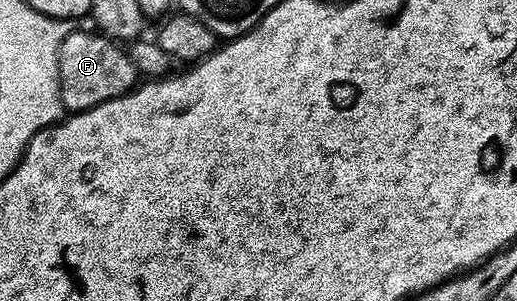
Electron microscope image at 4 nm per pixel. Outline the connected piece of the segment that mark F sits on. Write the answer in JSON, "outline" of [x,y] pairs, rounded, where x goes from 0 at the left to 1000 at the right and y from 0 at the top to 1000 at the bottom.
{"outline":[[[149,93],[135,116],[128,116],[128,130],[120,130],[120,156],[112,169],[112,262],[116,266],[116,326],[120,329],[126,365],[137,369],[139,375],[155,375],[162,362],[182,355],[190,342],[205,342],[213,329],[232,322],[240,309],[251,306],[267,269],[267,233],[263,233],[259,209],[248,193],[246,173],[242,173],[242,166],[234,159],[230,146],[226,146],[226,140],[219,136],[217,126],[201,120],[201,113],[191,103],[176,106],[178,110],[168,110],[166,100]]]}

